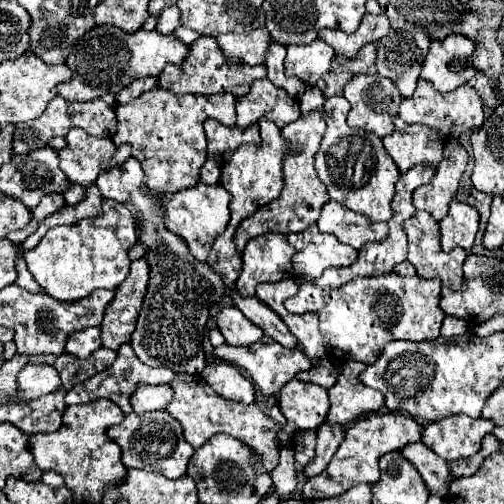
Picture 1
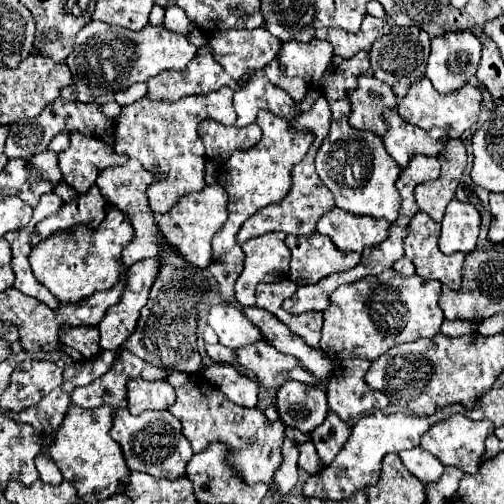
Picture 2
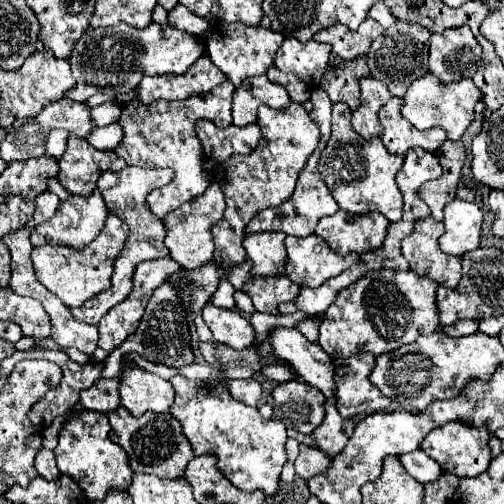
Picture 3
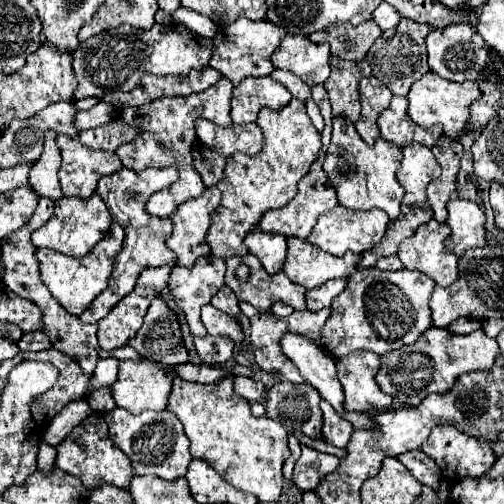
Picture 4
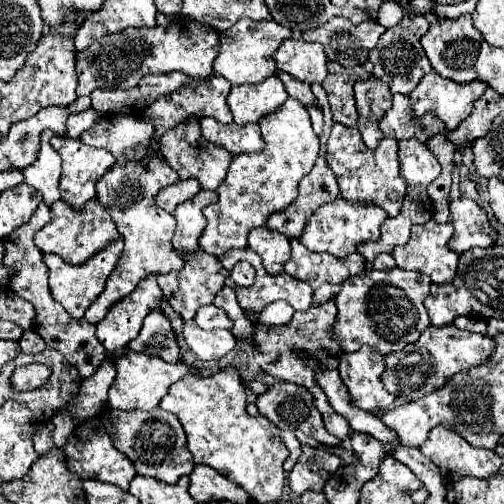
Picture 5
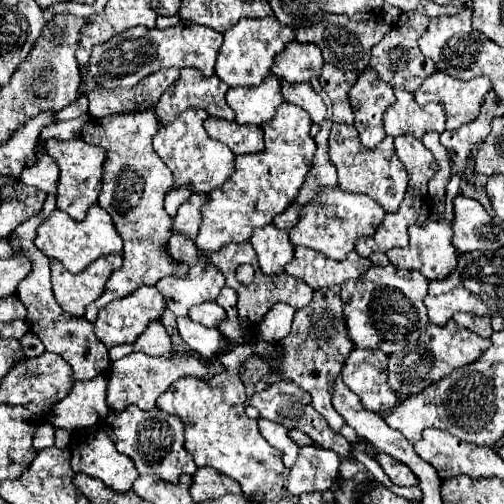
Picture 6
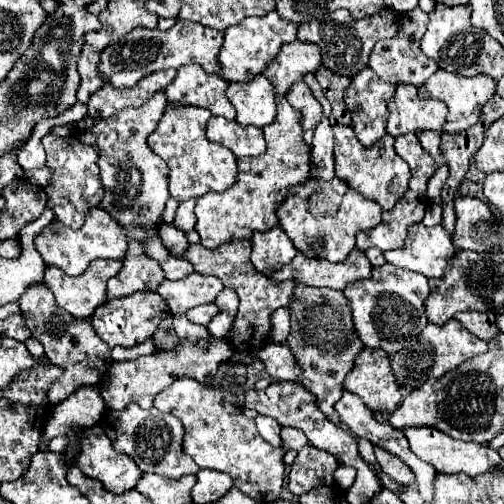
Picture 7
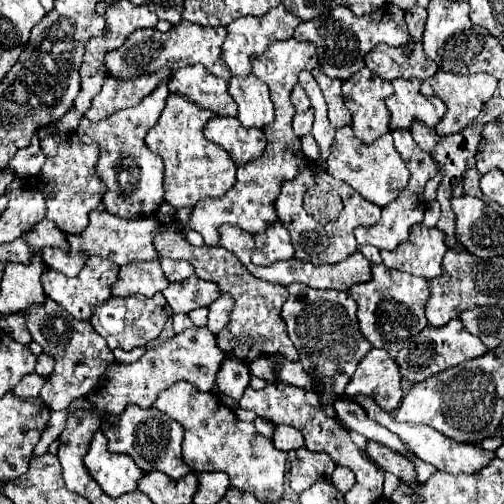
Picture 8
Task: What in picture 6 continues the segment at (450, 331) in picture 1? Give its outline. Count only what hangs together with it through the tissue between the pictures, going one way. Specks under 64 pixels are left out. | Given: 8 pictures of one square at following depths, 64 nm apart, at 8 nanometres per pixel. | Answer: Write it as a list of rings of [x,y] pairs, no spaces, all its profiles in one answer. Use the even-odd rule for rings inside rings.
[[[456,314],[454,316],[454,320],[460,324],[460,326],[464,326],[464,328],[468,328],[468,330],[472,330],[474,334],[478,334],[478,336],[482,336],[482,338],[490,338],[492,336],[492,324],[490,324],[490,316],[472,316],[472,314]]]

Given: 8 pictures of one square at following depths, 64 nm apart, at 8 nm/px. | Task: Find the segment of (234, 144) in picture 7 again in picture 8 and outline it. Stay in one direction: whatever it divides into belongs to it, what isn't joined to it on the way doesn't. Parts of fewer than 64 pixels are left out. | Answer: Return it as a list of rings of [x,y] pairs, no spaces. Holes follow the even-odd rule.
[[[230,116],[212,118],[204,128],[204,136],[224,148],[236,166],[244,166],[248,160],[258,158],[266,148],[264,132],[260,128],[244,128]]]

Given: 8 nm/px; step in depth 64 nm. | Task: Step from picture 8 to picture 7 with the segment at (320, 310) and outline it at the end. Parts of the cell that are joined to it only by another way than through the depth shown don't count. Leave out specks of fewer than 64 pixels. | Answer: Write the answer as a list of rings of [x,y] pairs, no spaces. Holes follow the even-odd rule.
[[[304,284],[294,286],[294,300],[290,308],[290,334],[288,346],[302,366],[300,384],[318,398],[318,408],[330,416],[334,404],[342,398],[344,376],[352,370],[352,360],[362,352],[364,344],[356,336],[348,298],[330,288],[312,288]]]

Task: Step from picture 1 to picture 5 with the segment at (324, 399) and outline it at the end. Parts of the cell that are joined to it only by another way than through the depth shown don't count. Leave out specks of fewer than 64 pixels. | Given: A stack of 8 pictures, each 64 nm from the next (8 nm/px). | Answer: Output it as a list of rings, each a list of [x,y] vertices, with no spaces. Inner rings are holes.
[[[276,382],[272,388],[268,388],[264,394],[260,394],[256,398],[256,406],[260,410],[260,416],[268,418],[272,424],[276,424],[282,430],[302,430],[304,434],[316,438],[320,444],[330,446],[330,448],[340,448],[342,440],[336,440],[336,436],[328,434],[322,422],[320,412],[314,406],[314,398],[310,392],[306,392],[306,388],[300,388],[298,384],[290,384],[290,382]]]

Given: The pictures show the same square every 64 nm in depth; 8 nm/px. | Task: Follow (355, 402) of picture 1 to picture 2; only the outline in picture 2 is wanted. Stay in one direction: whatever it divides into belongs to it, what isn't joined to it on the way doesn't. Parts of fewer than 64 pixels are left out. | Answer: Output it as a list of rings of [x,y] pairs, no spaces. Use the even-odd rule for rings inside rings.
[[[342,360],[328,382],[326,394],[330,408],[340,418],[358,418],[360,414],[370,414],[376,408],[386,408],[390,404],[388,396],[378,390],[368,388],[364,376],[368,372],[368,360]]]

